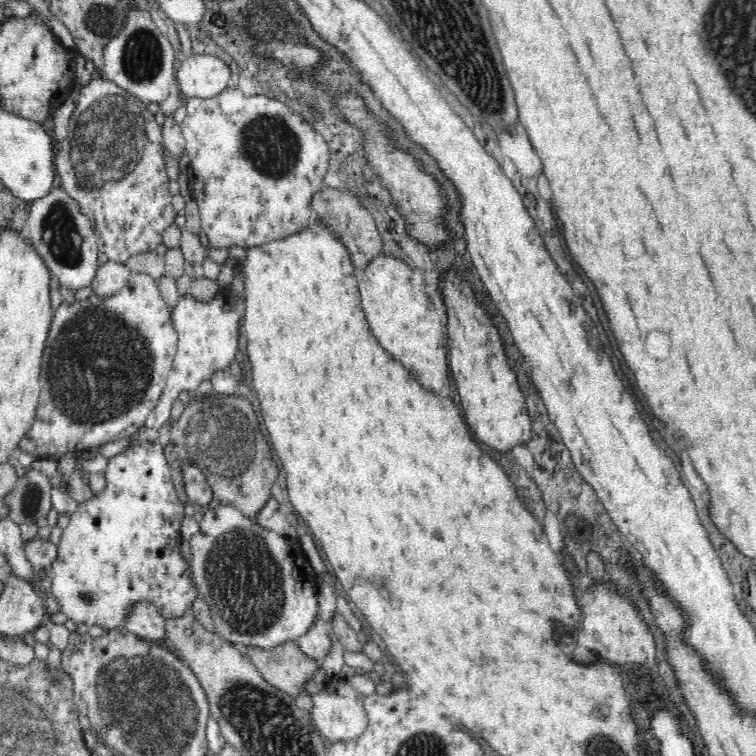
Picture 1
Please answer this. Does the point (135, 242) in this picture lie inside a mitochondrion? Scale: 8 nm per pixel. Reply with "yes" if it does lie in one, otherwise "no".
no

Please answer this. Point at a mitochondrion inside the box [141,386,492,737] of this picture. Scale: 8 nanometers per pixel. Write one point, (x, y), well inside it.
(245, 583)

